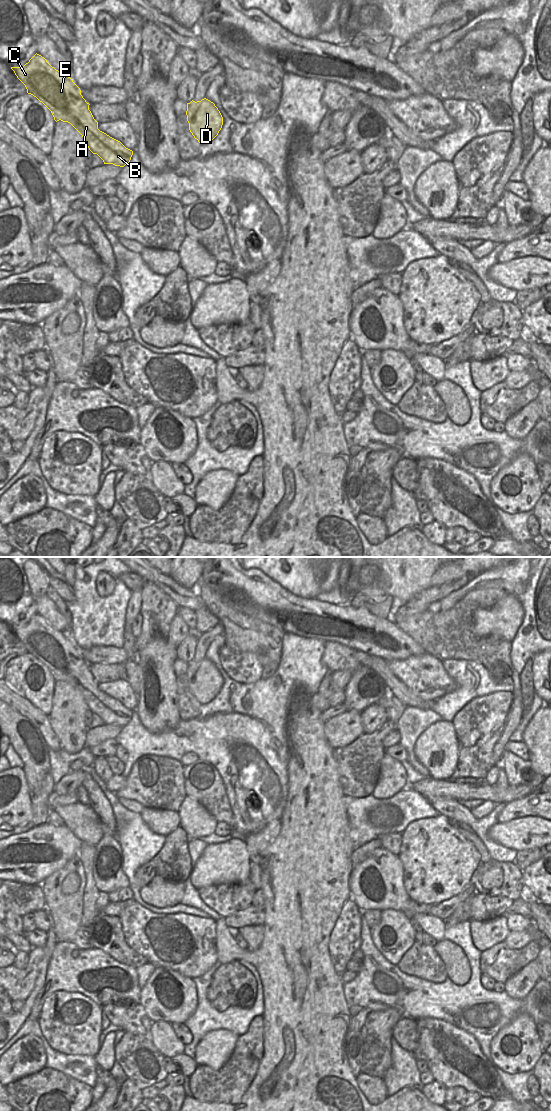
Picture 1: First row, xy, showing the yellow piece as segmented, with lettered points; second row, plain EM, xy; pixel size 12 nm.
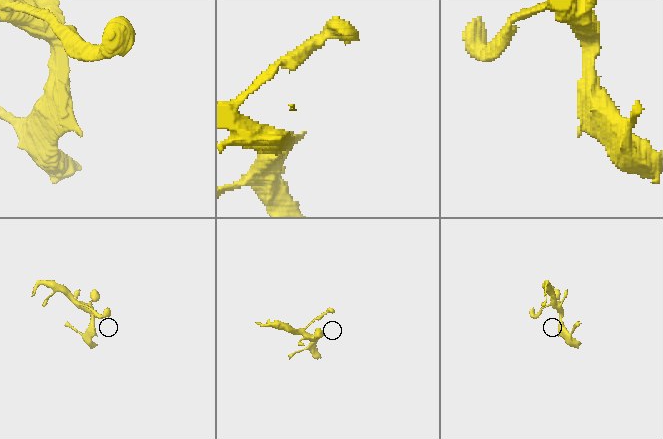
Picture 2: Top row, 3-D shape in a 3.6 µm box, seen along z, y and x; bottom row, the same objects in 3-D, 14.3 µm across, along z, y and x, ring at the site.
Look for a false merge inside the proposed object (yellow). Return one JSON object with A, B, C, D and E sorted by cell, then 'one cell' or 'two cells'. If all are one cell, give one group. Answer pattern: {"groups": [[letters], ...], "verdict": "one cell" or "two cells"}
{"groups": [["A", "B", "C", "D", "E"]], "verdict": "one cell"}

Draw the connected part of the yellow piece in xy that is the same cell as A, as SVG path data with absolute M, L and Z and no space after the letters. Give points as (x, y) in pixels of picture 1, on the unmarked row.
M37 613L24 626L11 627L11 629L25 645L27 653L42 662L51 671L56 682L61 680L70 683L82 695L89 710L93 714L97 714L104 724L124 727L130 722L133 711L98 689L98 682L89 670L90 664L83 658L80 648L70 637L56 630L44 617Z

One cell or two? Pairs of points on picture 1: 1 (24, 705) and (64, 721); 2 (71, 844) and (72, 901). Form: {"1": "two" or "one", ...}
{"1": "two", "2": "two"}

